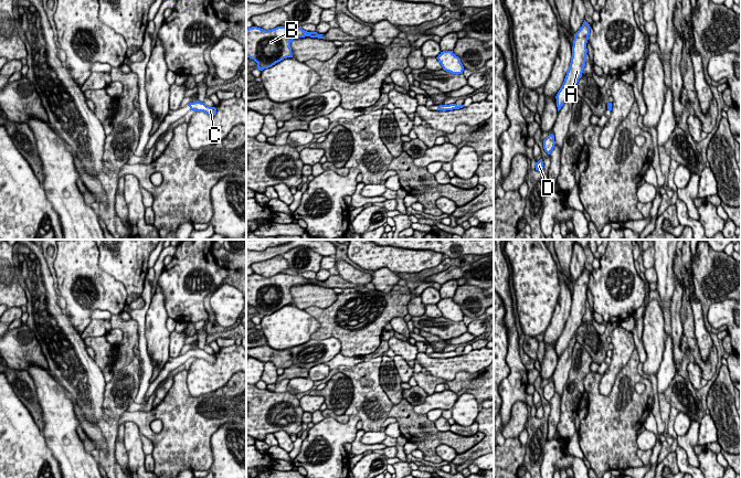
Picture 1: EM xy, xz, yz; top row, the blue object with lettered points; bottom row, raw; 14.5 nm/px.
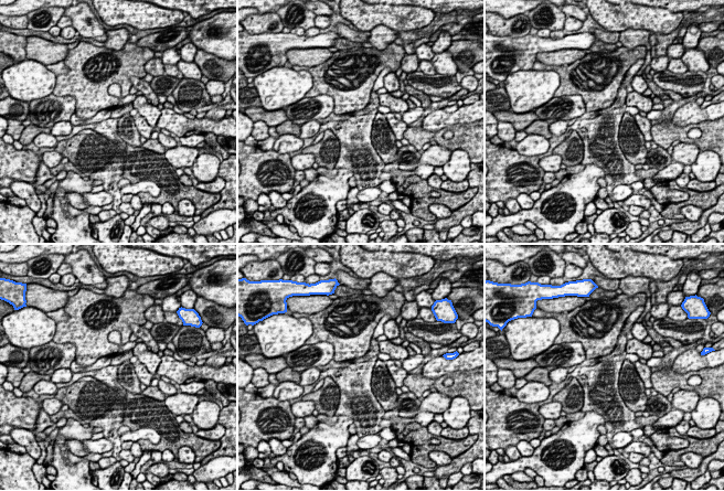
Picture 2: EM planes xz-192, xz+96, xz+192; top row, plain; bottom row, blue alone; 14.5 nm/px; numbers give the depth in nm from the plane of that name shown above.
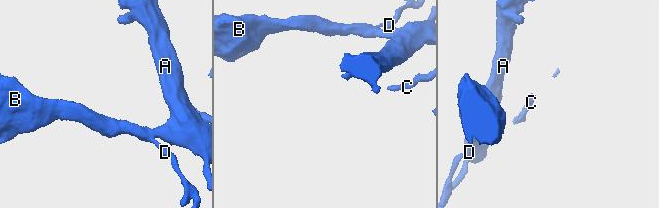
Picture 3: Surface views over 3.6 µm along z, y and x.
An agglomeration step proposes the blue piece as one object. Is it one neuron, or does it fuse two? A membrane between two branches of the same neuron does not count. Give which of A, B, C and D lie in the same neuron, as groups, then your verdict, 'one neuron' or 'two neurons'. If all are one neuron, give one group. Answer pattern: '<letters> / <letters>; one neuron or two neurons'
A B C D; one neuron

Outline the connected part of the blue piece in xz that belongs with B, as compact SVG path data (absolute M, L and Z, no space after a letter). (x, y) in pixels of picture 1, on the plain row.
M257 274L246 276L246 304L257 310L257 316L272 315L287 305L293 305L290 289L297 285L324 286L324 282L307 279L301 275L277 274L263 277Z

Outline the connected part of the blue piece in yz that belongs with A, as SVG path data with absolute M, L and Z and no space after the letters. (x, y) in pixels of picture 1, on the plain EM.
M584 267L580 277L574 282L571 310L567 319L563 332L555 343L558 359L568 348L570 341L573 338L573 334L582 325L582 320L586 309L586 290L590 283L590 276L590 272Z

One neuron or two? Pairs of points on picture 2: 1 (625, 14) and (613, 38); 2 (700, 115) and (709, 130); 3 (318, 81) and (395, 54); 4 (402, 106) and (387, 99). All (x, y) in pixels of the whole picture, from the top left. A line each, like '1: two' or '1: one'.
1: two
2: two
3: one
4: one

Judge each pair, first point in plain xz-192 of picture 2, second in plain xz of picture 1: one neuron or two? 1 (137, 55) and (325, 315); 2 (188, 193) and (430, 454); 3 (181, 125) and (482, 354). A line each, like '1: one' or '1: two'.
1: one
2: one
3: one

